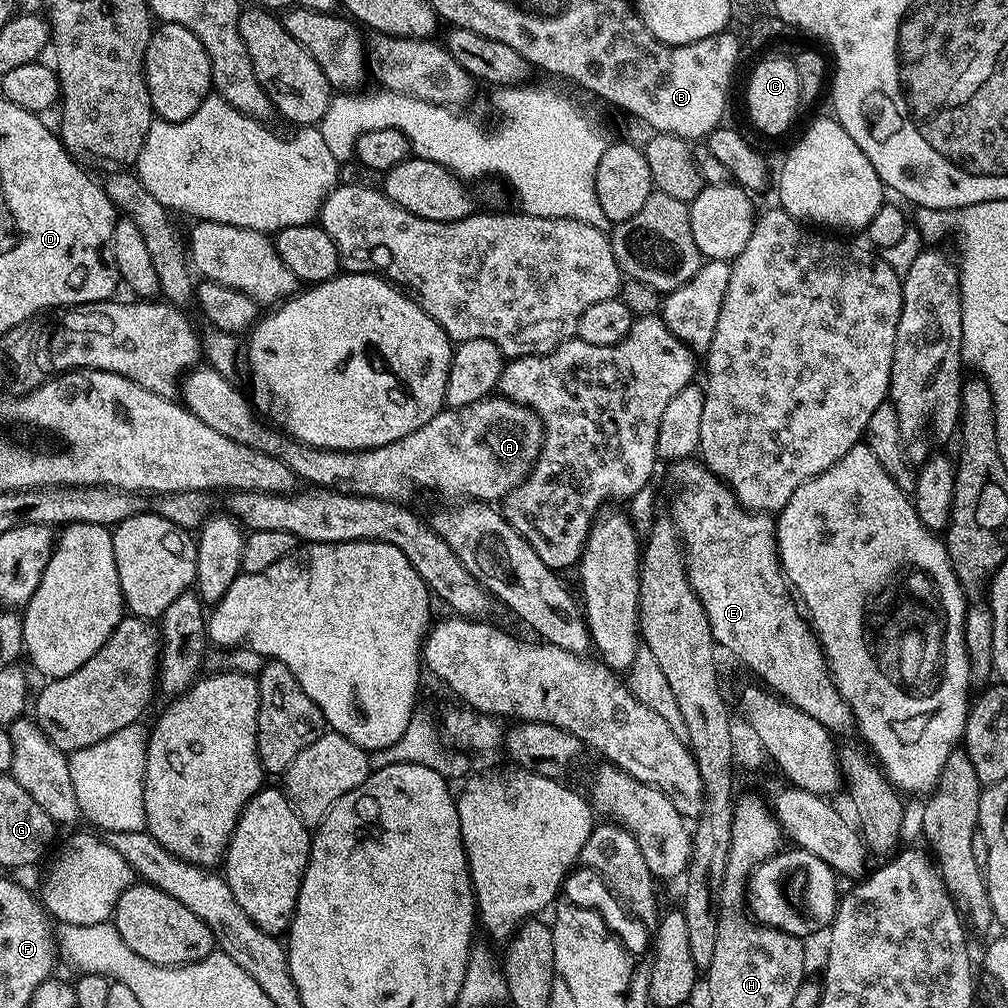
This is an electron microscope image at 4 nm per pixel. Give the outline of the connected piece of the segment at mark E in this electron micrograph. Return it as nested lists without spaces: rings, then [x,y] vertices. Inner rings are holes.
[[[687,458],[677,460],[671,465],[671,468],[672,480],[676,483],[676,513],[674,513],[676,529],[680,532],[680,538],[684,542],[684,555],[688,562],[690,586],[694,586],[694,594],[698,594],[698,598],[702,602],[702,610],[706,610],[706,618],[710,622],[713,640],[716,641],[723,651],[725,648],[726,651],[733,652],[742,663],[748,664],[749,670],[757,676],[753,676],[757,681],[763,682],[777,696],[784,697],[798,710],[810,714],[810,718],[822,722],[822,726],[828,729],[829,732],[840,737],[846,735],[850,730],[853,731],[856,728],[856,719],[852,716],[850,706],[844,701],[842,694],[836,688],[836,683],[832,680],[832,673],[828,670],[828,659],[824,657],[824,652],[820,648],[820,642],[817,640],[816,634],[812,631],[807,619],[802,615],[801,609],[798,607],[797,601],[789,589],[788,581],[784,578],[784,572],[780,569],[780,555],[776,549],[775,519],[767,512],[743,508],[736,500],[735,494],[729,490],[728,485],[718,479],[709,468],[704,467],[699,459]]]

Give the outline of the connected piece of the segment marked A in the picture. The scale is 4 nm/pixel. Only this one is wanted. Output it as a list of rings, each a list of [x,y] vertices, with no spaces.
[[[197,366],[184,373],[178,385],[178,396],[184,407],[192,411],[194,418],[202,418],[206,426],[218,430],[218,434],[226,434],[226,438],[242,446],[250,446],[262,454],[278,458],[290,466],[293,474],[303,483],[305,480],[305,485],[337,488],[350,496],[373,496],[379,500],[408,502],[412,496],[411,488],[429,488],[440,496],[449,496],[452,502],[500,502],[529,476],[544,448],[544,423],[540,421],[540,415],[533,408],[499,394],[488,396],[470,406],[445,407],[434,418],[430,418],[426,426],[418,426],[414,434],[406,434],[406,438],[381,448],[366,448],[362,452],[330,452],[325,448],[310,448],[307,444],[299,444],[283,431],[275,427],[267,428],[262,421],[256,420],[251,408],[232,383],[229,377],[218,374],[218,370]]]

